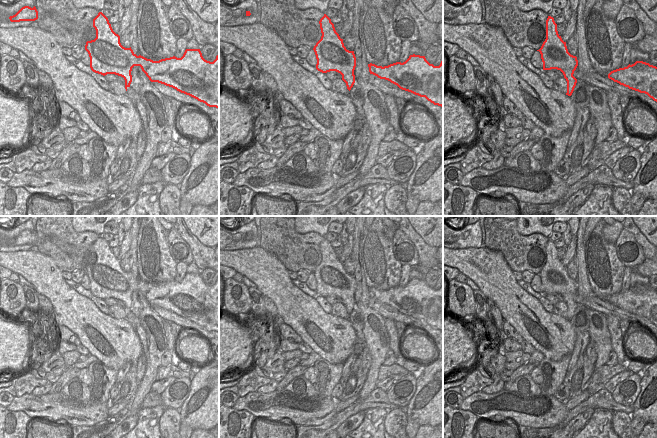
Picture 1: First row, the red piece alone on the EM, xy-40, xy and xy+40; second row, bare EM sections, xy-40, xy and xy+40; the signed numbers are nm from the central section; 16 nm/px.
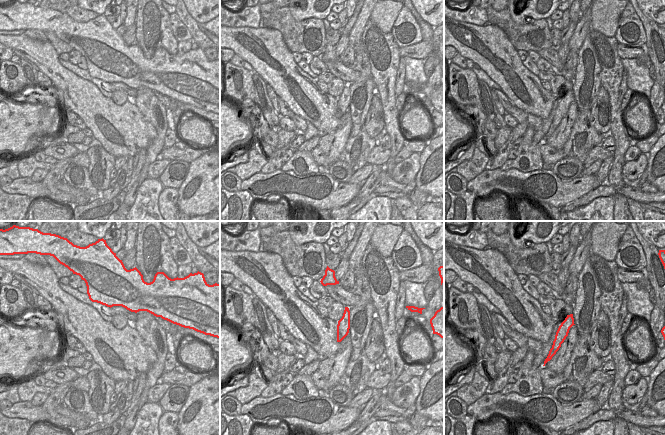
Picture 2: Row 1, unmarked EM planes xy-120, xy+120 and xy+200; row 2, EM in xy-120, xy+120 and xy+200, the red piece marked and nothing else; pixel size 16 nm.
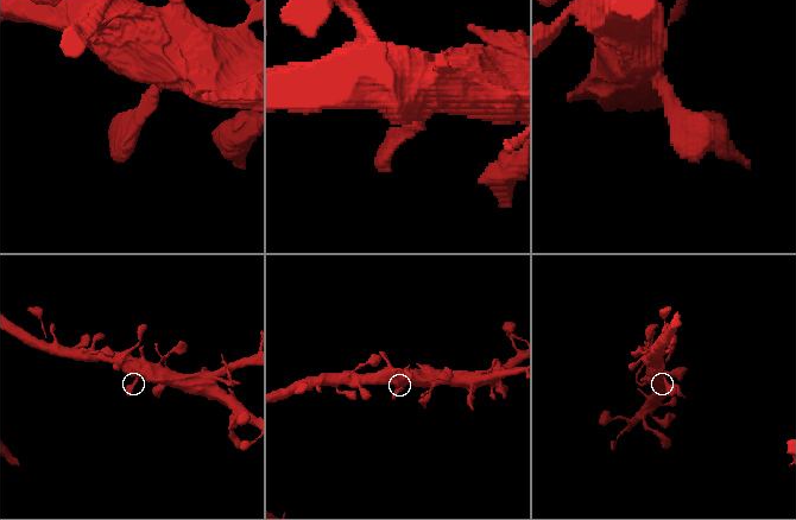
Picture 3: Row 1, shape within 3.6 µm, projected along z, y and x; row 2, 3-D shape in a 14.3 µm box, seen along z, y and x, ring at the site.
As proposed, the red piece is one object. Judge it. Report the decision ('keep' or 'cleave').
keep

